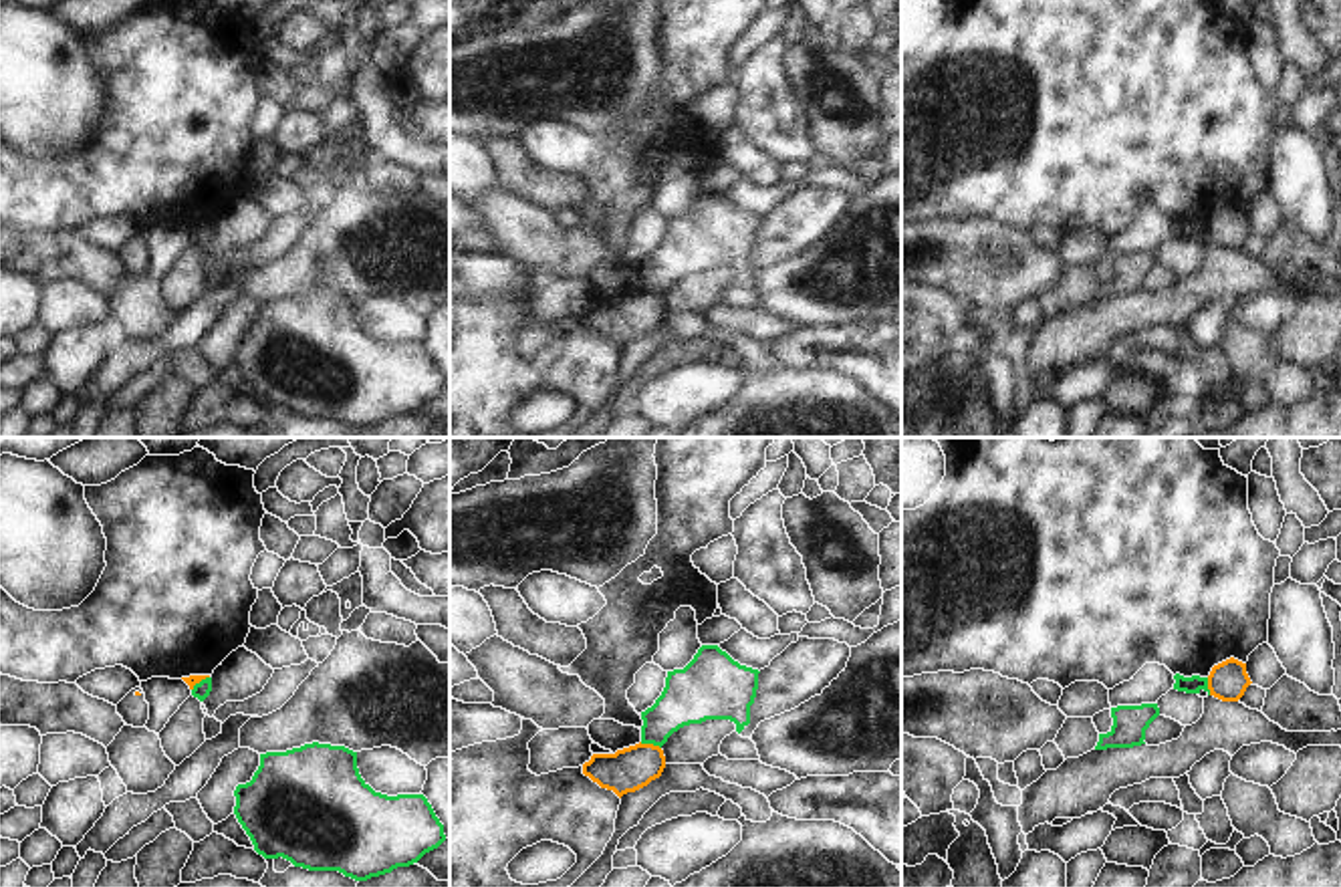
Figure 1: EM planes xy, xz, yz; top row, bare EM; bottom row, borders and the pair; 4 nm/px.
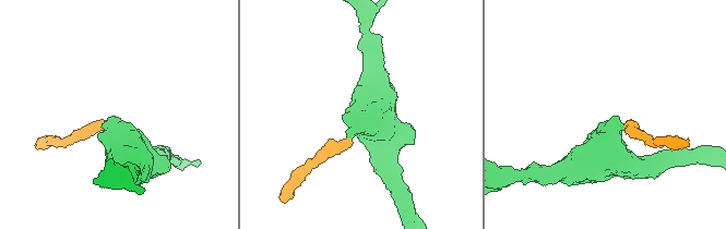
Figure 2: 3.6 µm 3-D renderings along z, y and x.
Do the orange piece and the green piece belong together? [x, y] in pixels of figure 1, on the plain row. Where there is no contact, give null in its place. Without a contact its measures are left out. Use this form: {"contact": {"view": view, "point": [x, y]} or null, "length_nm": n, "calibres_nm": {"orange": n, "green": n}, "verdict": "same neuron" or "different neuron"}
{"contact": {"view": "xz", "point": [650, 293]}, "length_nm": 90, "calibres_nm": {"orange": 170, "green": 220}, "verdict": "different neuron"}

